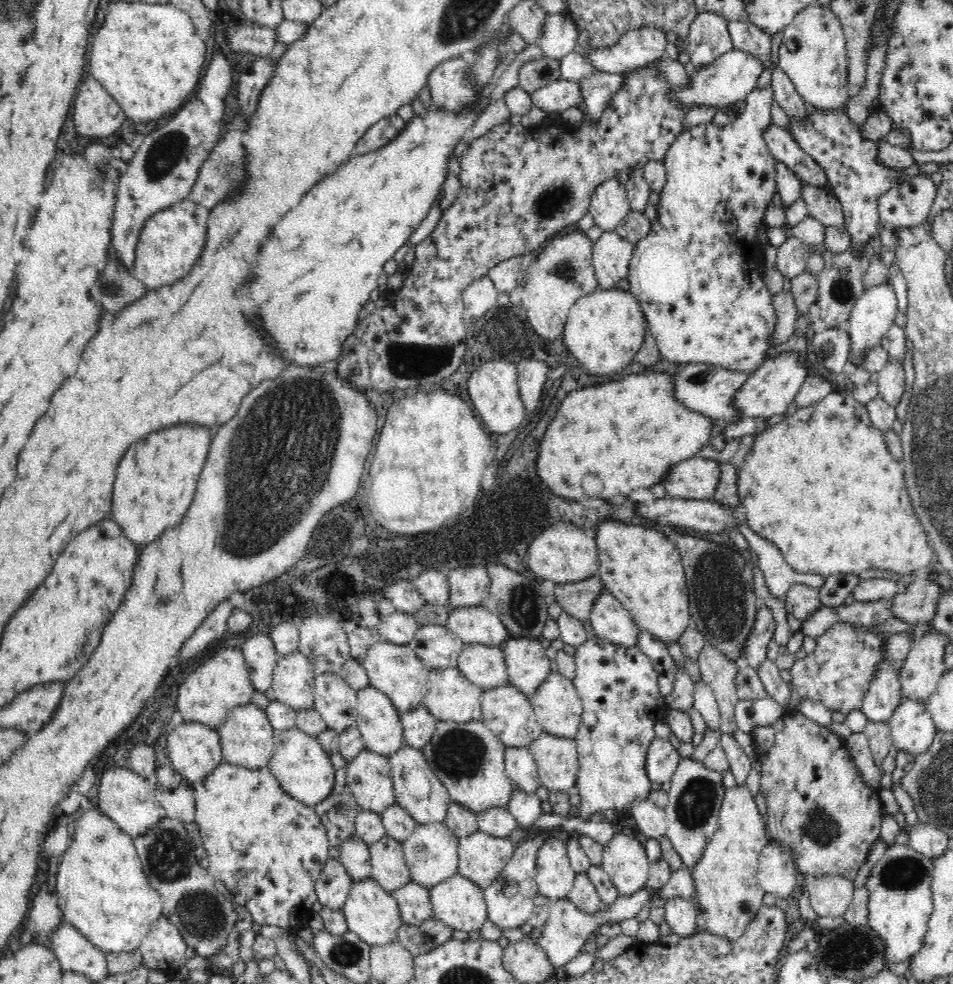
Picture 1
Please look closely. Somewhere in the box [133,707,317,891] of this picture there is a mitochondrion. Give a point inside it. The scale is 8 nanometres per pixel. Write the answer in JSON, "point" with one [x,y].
{"point":[169,858]}

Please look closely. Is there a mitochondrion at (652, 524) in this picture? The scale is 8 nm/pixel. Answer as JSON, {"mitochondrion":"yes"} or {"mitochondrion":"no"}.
{"mitochondrion":"no"}

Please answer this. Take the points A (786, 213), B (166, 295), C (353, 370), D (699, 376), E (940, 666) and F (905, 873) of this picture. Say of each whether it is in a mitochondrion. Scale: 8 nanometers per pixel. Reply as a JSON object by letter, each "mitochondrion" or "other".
{"A":"other","B":"other","C":"mitochondrion","D":"mitochondrion","E":"other","F":"mitochondrion"}

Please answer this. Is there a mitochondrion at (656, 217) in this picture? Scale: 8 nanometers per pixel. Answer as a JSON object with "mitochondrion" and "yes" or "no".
{"mitochondrion":"no"}

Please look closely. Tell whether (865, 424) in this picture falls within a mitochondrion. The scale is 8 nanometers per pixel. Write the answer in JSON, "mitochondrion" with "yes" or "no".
{"mitochondrion":"no"}

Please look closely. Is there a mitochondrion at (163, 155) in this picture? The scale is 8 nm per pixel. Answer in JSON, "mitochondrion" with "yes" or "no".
{"mitochondrion":"yes"}

